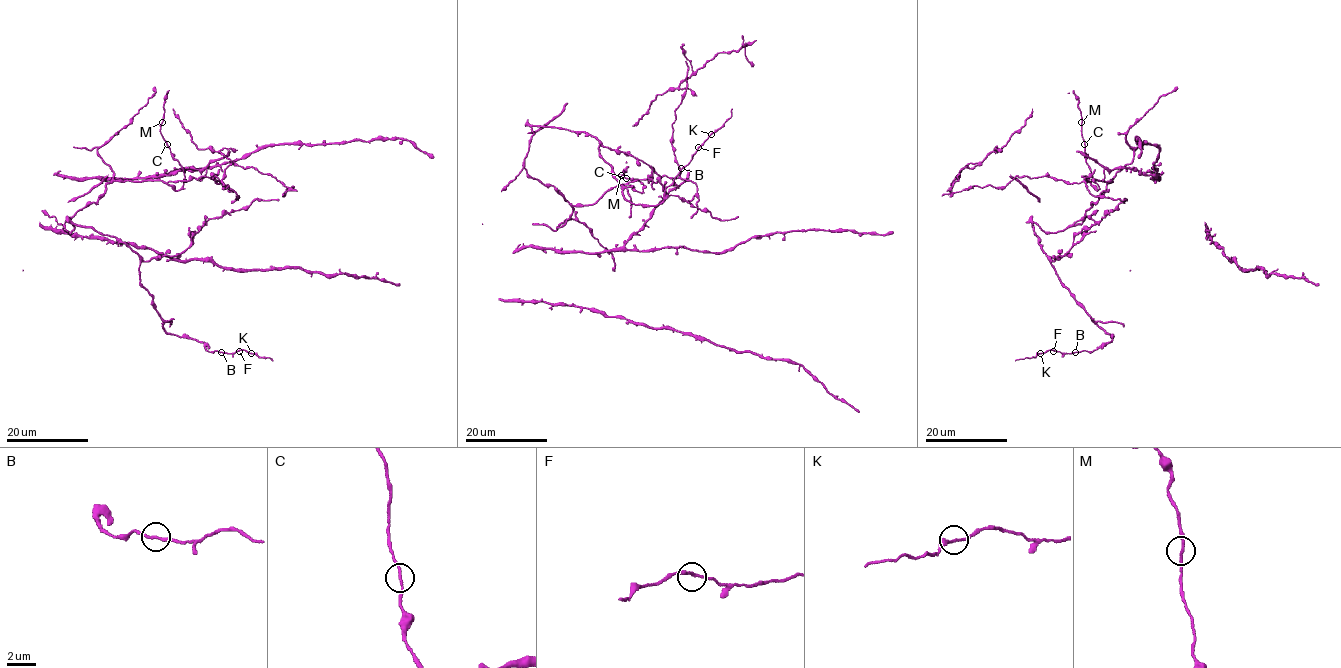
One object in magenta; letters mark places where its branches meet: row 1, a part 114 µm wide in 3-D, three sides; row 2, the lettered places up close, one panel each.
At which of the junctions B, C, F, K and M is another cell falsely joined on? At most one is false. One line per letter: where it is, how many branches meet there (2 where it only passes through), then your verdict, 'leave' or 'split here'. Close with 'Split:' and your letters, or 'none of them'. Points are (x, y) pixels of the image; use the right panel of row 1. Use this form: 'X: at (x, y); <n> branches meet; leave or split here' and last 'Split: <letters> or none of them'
B: at (1075, 352); 2 branches meet; leave
C: at (1084, 144); 2 branches meet; leave
F: at (1053, 351); 2 branches meet; leave
K: at (1040, 353); 2 branches meet; leave
M: at (1081, 122); 2 branches meet; leave
Split: none of them

